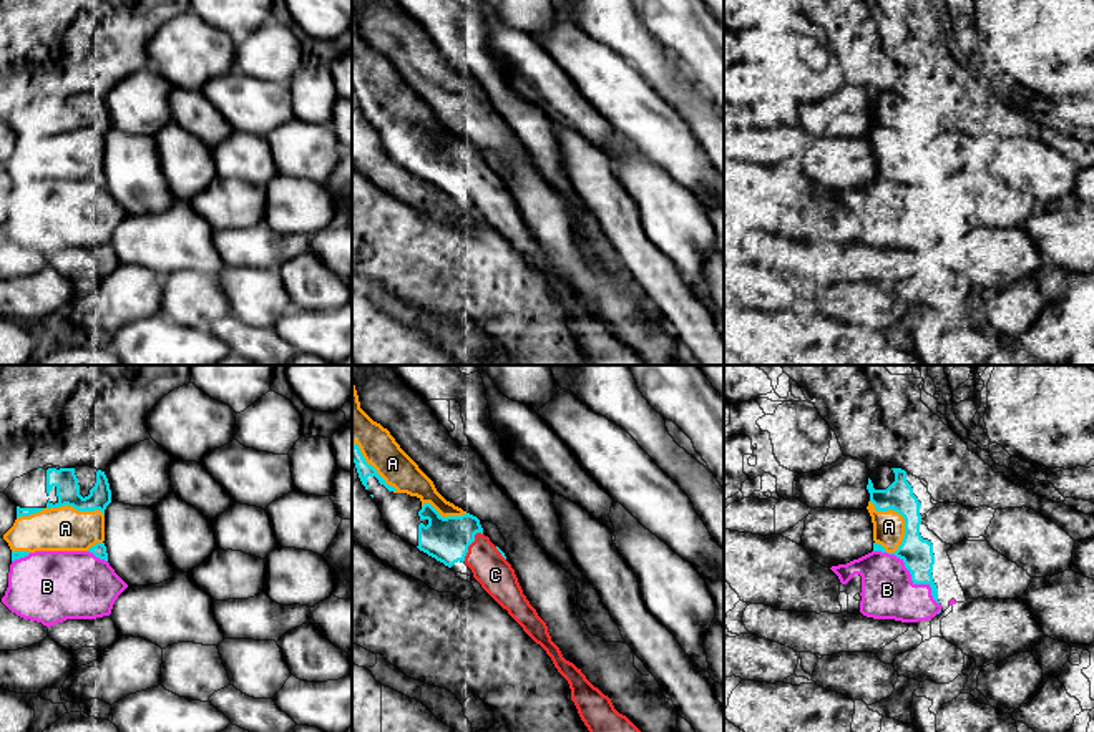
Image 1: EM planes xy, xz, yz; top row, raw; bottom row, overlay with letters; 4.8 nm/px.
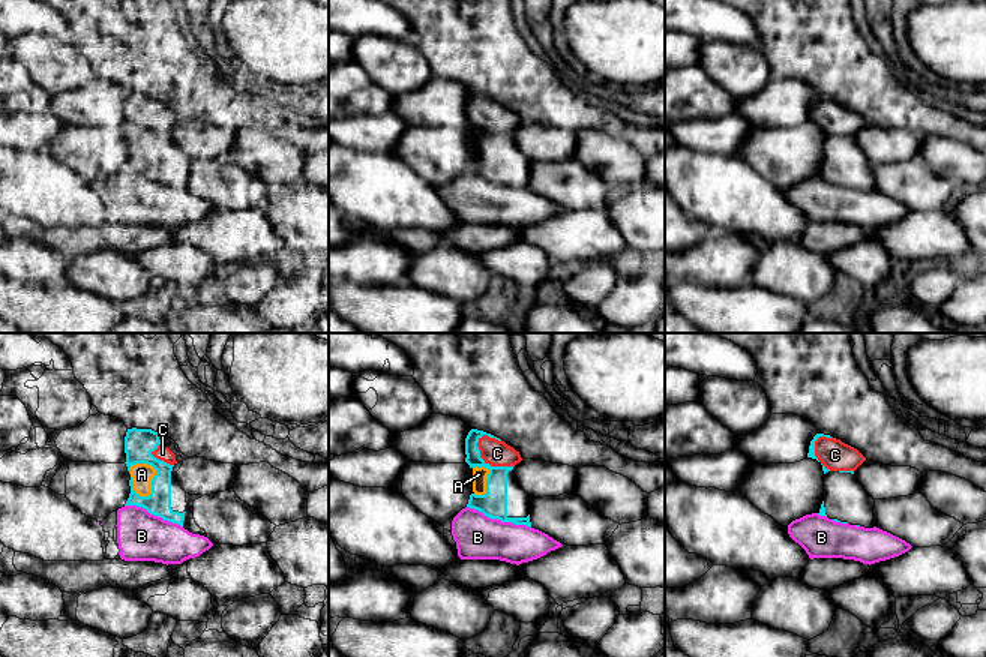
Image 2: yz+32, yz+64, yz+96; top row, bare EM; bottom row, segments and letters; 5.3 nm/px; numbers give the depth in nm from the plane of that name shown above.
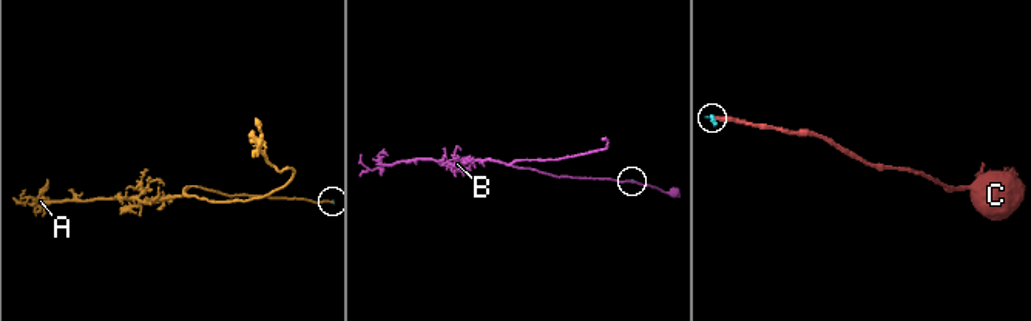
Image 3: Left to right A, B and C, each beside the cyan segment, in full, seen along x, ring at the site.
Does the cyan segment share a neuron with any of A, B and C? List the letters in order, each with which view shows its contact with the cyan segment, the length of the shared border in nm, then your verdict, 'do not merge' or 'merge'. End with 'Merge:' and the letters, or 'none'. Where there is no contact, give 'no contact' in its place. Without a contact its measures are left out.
A: contact in yz; length 280 nm; do not merge
B: contact in yz; length 420 nm; do not merge
C: contact in xz; length 170 nm; merge
Merge: C

